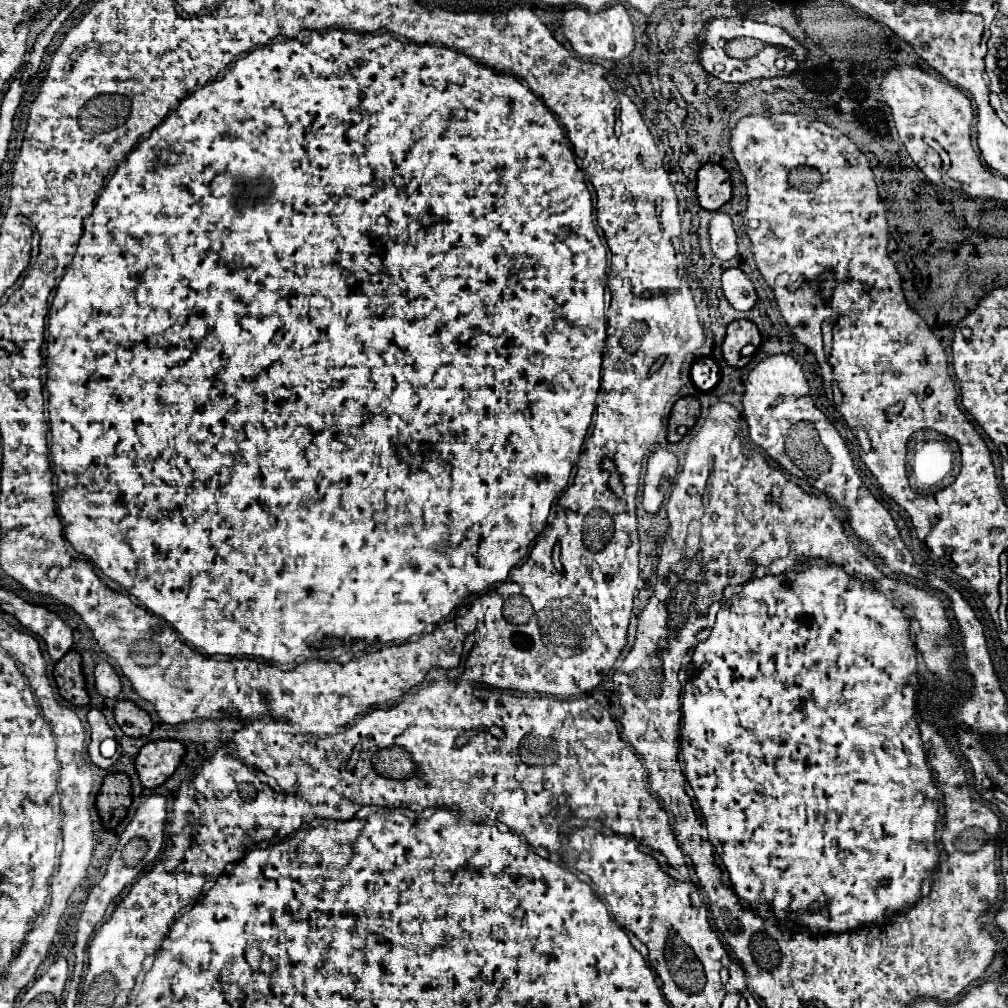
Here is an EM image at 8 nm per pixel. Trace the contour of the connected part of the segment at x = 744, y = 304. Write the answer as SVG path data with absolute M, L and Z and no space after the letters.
M730 267L722 273L722 289L730 305L738 311L752 309L758 299L752 279L738 267Z

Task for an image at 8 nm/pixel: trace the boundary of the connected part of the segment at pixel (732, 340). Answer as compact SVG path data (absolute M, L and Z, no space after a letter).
M748 319L732 321L728 325L728 333L722 343L722 353L724 353L724 359L728 361L728 365L732 365L732 367L746 367L748 365L750 359L740 355L740 349L748 343L754 343L754 345L762 343L756 323L748 321Z

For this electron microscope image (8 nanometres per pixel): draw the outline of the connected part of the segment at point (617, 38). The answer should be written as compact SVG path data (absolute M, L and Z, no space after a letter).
M616 3L600 13L588 13L584 9L570 9L564 13L562 19L564 35L574 47L574 51L580 57L588 59L610 59L618 61L622 57L628 57L634 51L634 25L630 21L630 15L624 5Z

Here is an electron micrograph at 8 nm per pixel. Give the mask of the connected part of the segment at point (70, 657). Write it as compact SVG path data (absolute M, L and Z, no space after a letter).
M68 651L56 665L54 665L54 677L60 695L70 701L72 705L88 705L90 697L86 691L86 679L82 673L82 655L78 651Z

